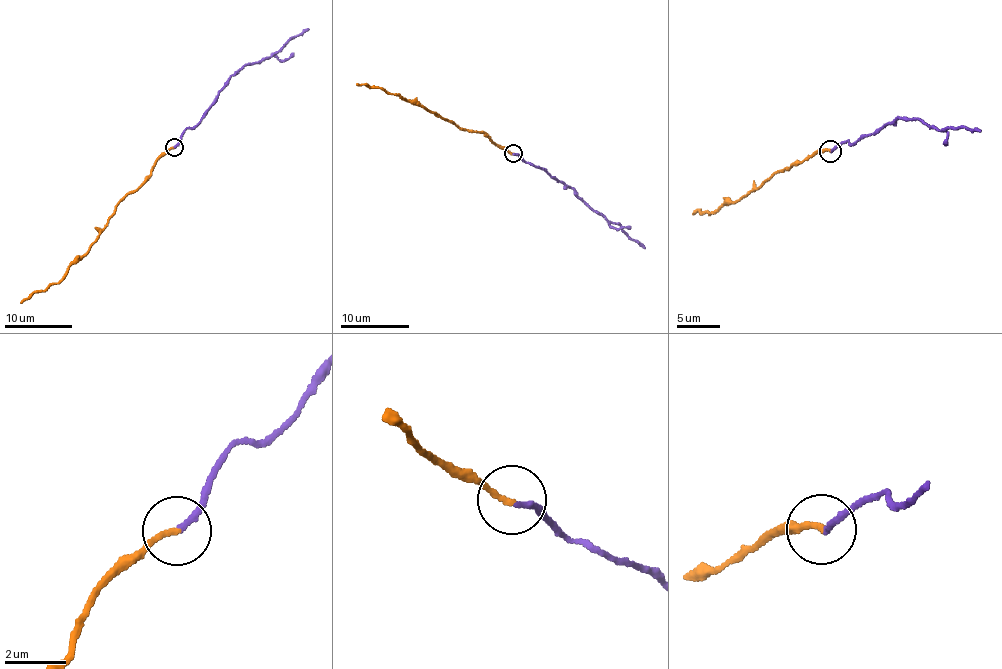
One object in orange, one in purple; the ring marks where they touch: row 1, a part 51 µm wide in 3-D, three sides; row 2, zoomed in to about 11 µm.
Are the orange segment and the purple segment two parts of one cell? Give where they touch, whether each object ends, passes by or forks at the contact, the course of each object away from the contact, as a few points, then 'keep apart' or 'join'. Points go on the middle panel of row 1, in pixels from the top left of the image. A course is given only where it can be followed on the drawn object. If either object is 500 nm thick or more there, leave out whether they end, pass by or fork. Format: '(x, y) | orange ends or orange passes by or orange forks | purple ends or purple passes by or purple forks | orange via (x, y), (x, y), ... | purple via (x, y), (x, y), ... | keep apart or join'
(513, 153) | orange ends | purple ends | orange via (513, 153), (481, 132), (467, 130), (398, 95), (357, 84) | purple via (513, 154), (572, 188), (608, 221), (621, 226), (621, 230), (644, 248) | keep apart

